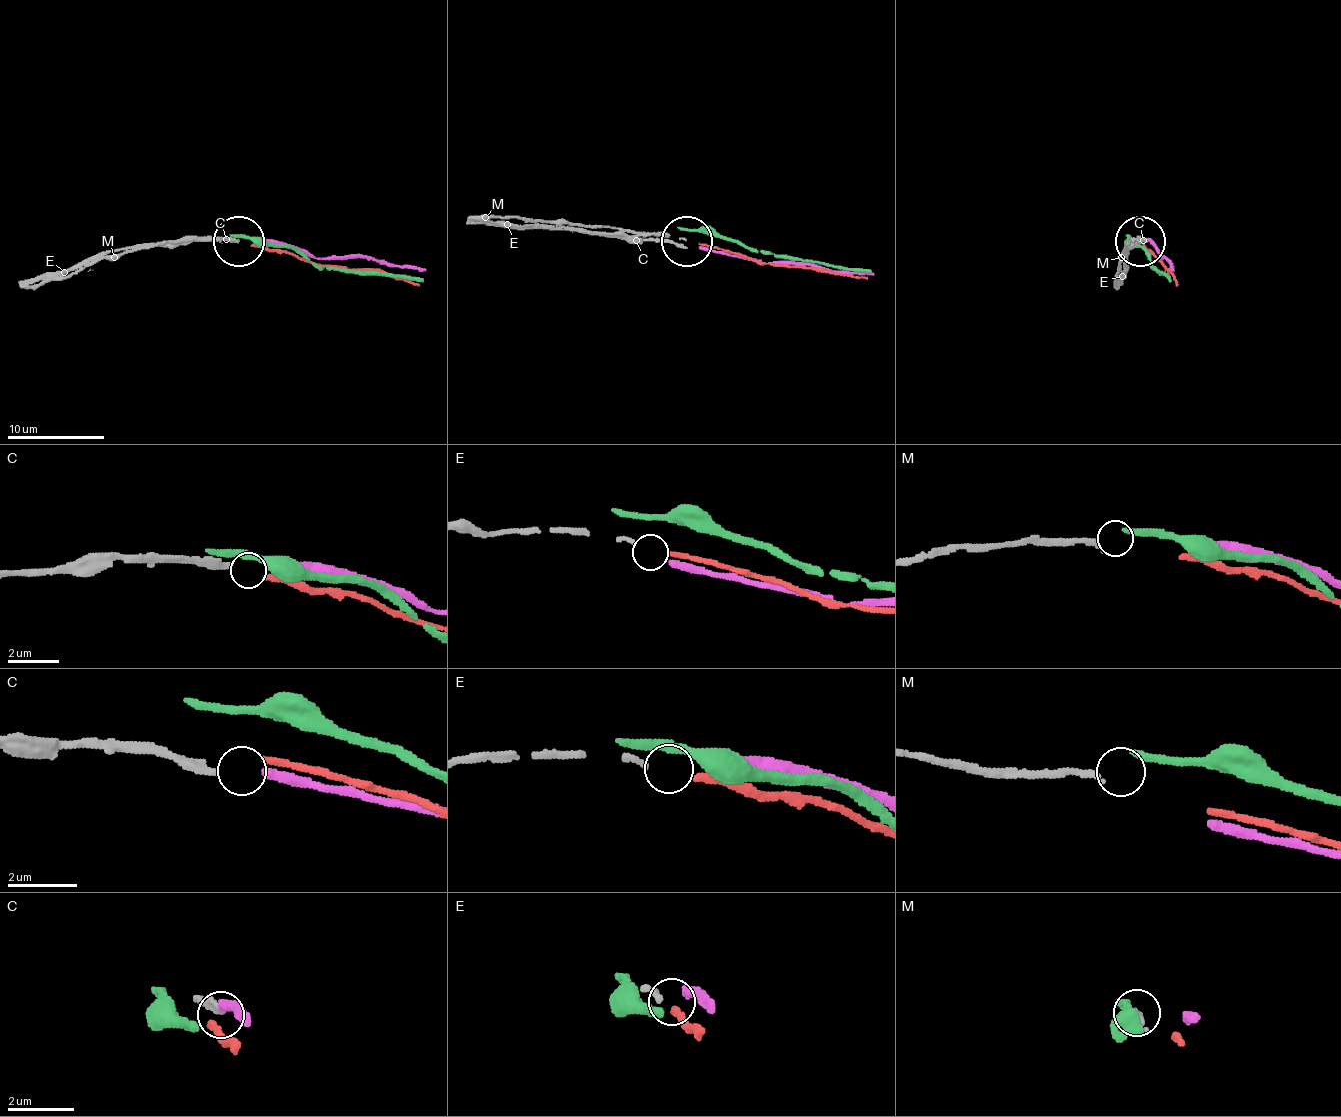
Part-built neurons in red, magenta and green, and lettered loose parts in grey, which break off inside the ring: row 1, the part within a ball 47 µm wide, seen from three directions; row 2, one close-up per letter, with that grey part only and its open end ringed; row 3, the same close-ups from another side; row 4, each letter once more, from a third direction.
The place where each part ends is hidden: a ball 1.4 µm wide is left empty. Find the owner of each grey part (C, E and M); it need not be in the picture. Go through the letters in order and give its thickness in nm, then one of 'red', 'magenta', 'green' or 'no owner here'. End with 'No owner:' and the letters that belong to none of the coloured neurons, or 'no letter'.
C: calibre 240 nm; magenta
E: calibre 150 nm; red
M: calibre 170 nm; no owner here
No owner: M

